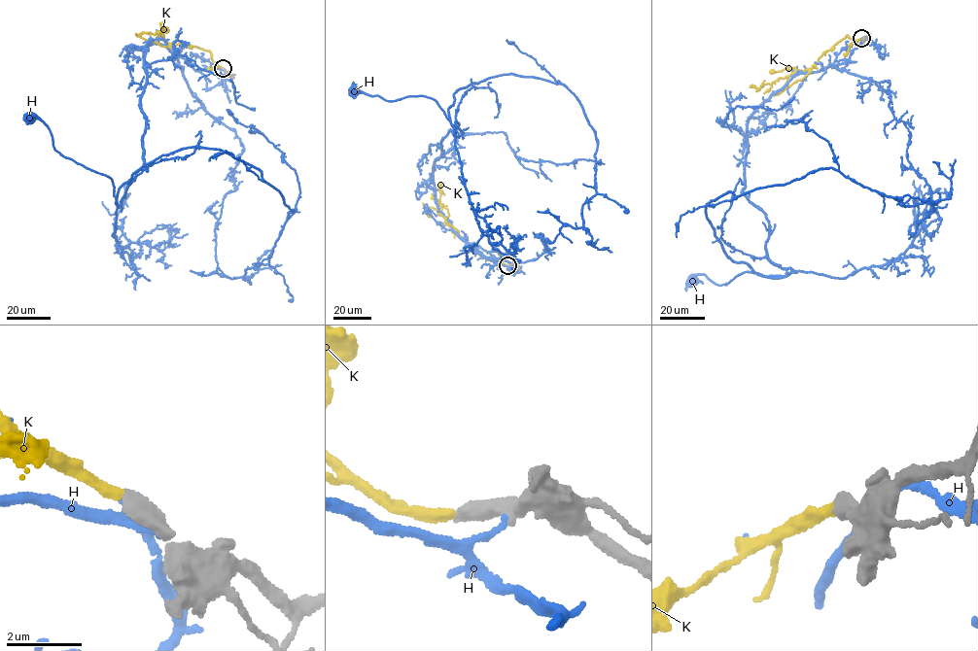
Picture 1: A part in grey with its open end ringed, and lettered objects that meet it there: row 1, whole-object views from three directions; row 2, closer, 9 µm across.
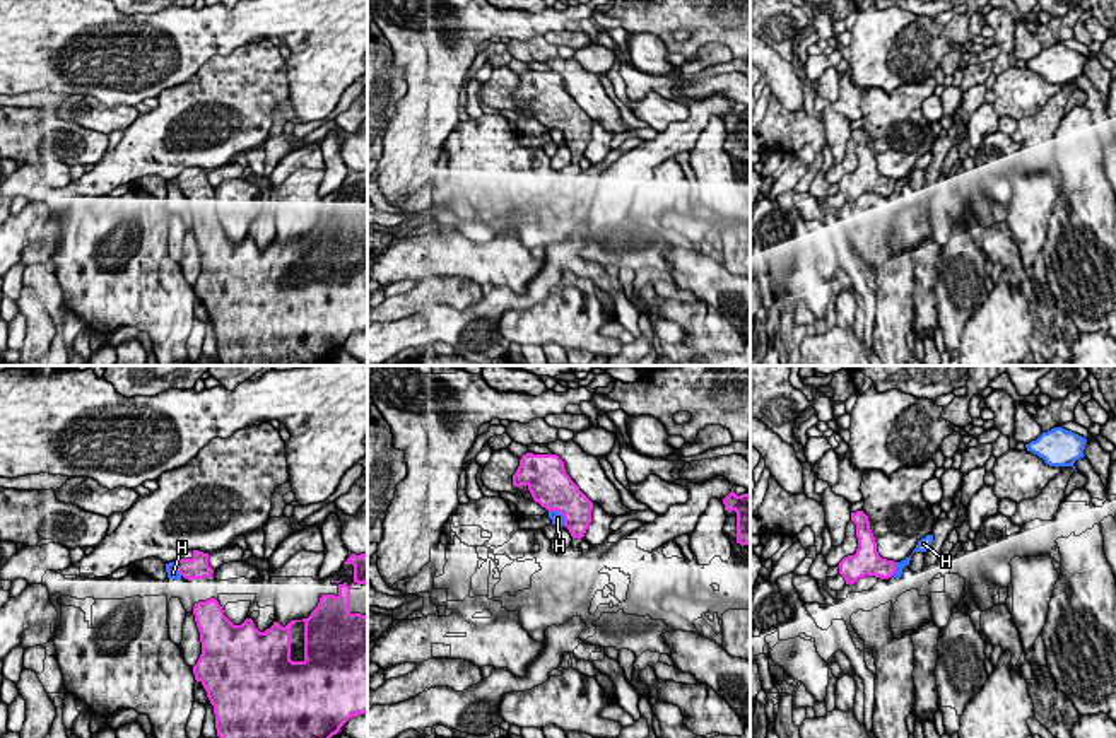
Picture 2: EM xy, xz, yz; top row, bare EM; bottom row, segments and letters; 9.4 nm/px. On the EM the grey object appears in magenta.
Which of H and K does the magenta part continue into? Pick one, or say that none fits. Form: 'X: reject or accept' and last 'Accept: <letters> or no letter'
H: reject
K: accept
Accept: K

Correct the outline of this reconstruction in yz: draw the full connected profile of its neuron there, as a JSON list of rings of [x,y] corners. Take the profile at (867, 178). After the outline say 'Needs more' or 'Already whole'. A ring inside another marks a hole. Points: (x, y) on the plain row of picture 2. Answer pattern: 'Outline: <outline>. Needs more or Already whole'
Outline: [[[863,128],[851,130],[856,142],[858,166],[855,173],[848,173],[839,179],[839,191],[846,202],[855,202],[865,193],[889,196],[896,190],[896,179],[882,176],[877,169],[877,159],[870,147],[868,133]]]. Already whole

